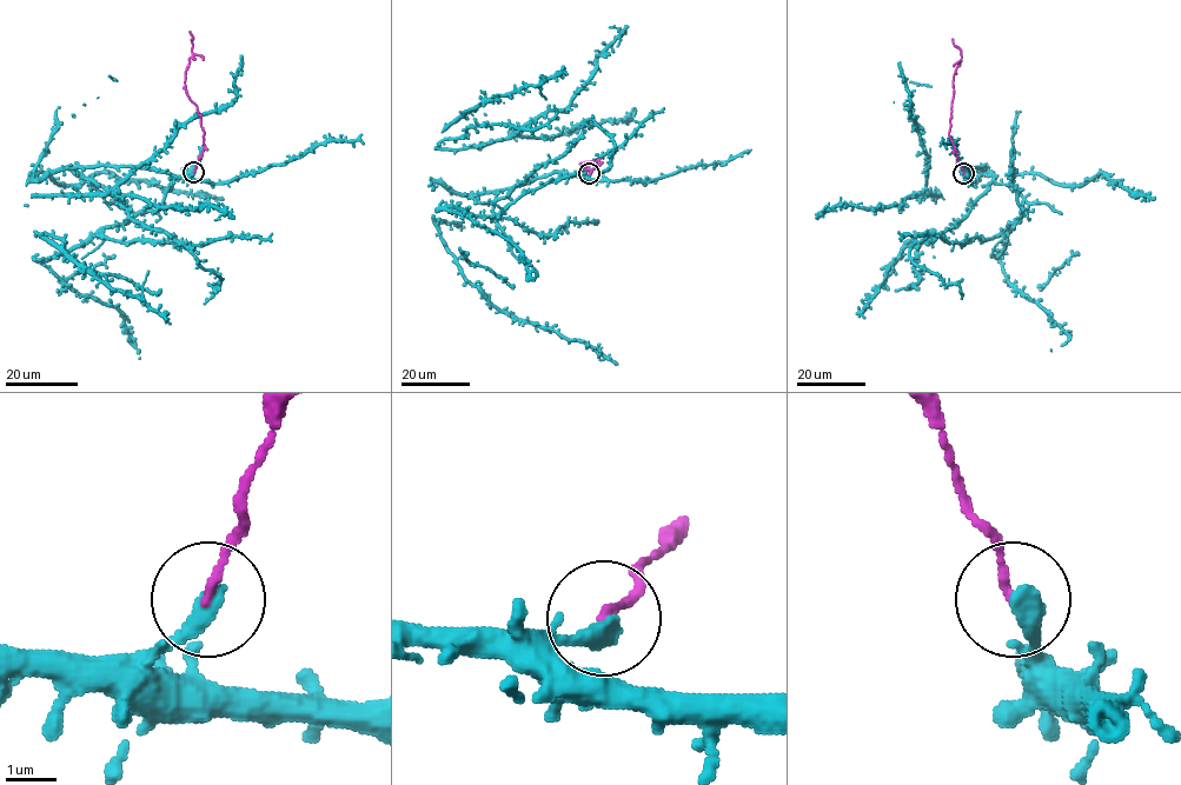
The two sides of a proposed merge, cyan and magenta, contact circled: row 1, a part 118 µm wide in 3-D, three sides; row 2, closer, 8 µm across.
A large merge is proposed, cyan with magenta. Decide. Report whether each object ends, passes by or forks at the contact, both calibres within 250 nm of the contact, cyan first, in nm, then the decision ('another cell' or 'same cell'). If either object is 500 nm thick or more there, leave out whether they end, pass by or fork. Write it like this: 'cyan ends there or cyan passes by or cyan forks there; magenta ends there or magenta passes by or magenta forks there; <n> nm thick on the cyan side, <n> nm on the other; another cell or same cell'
cyan ends there; magenta ends there; 440 nm thick on the cyan side, 150 nm on the other; another cell

